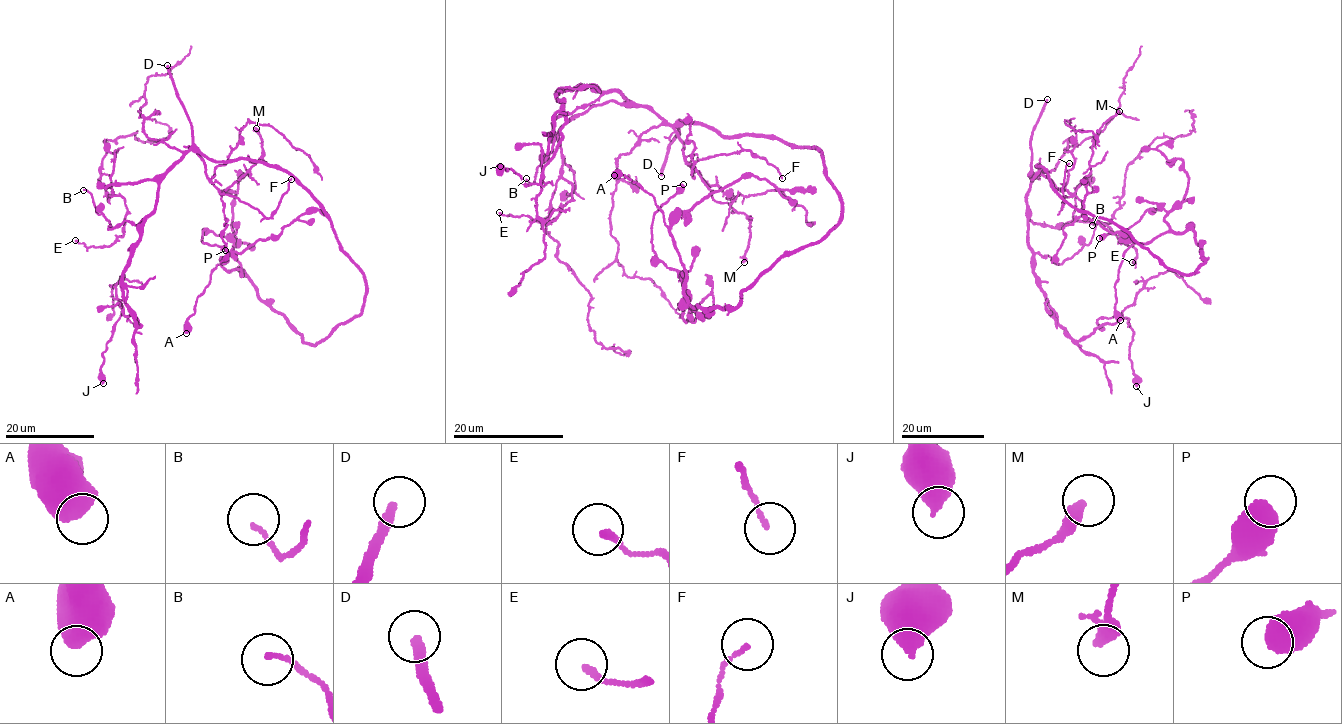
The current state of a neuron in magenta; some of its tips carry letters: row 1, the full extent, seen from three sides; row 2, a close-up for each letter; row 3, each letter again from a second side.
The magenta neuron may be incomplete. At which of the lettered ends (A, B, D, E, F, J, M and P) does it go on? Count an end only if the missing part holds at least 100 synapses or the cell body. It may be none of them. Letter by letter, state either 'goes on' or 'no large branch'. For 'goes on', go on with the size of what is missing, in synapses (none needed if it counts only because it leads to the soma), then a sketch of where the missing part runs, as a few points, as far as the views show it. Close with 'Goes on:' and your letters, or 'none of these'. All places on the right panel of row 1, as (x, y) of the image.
A: no large branch
B: no large branch
D: goes on | (1047, 99), (1059, 74), (1075, 54), (1092, 39), (1118, 30), (1136, 14)
E: no large branch
F: no large branch
J: no large branch
M: no large branch
P: no large branch
Goes on: D

